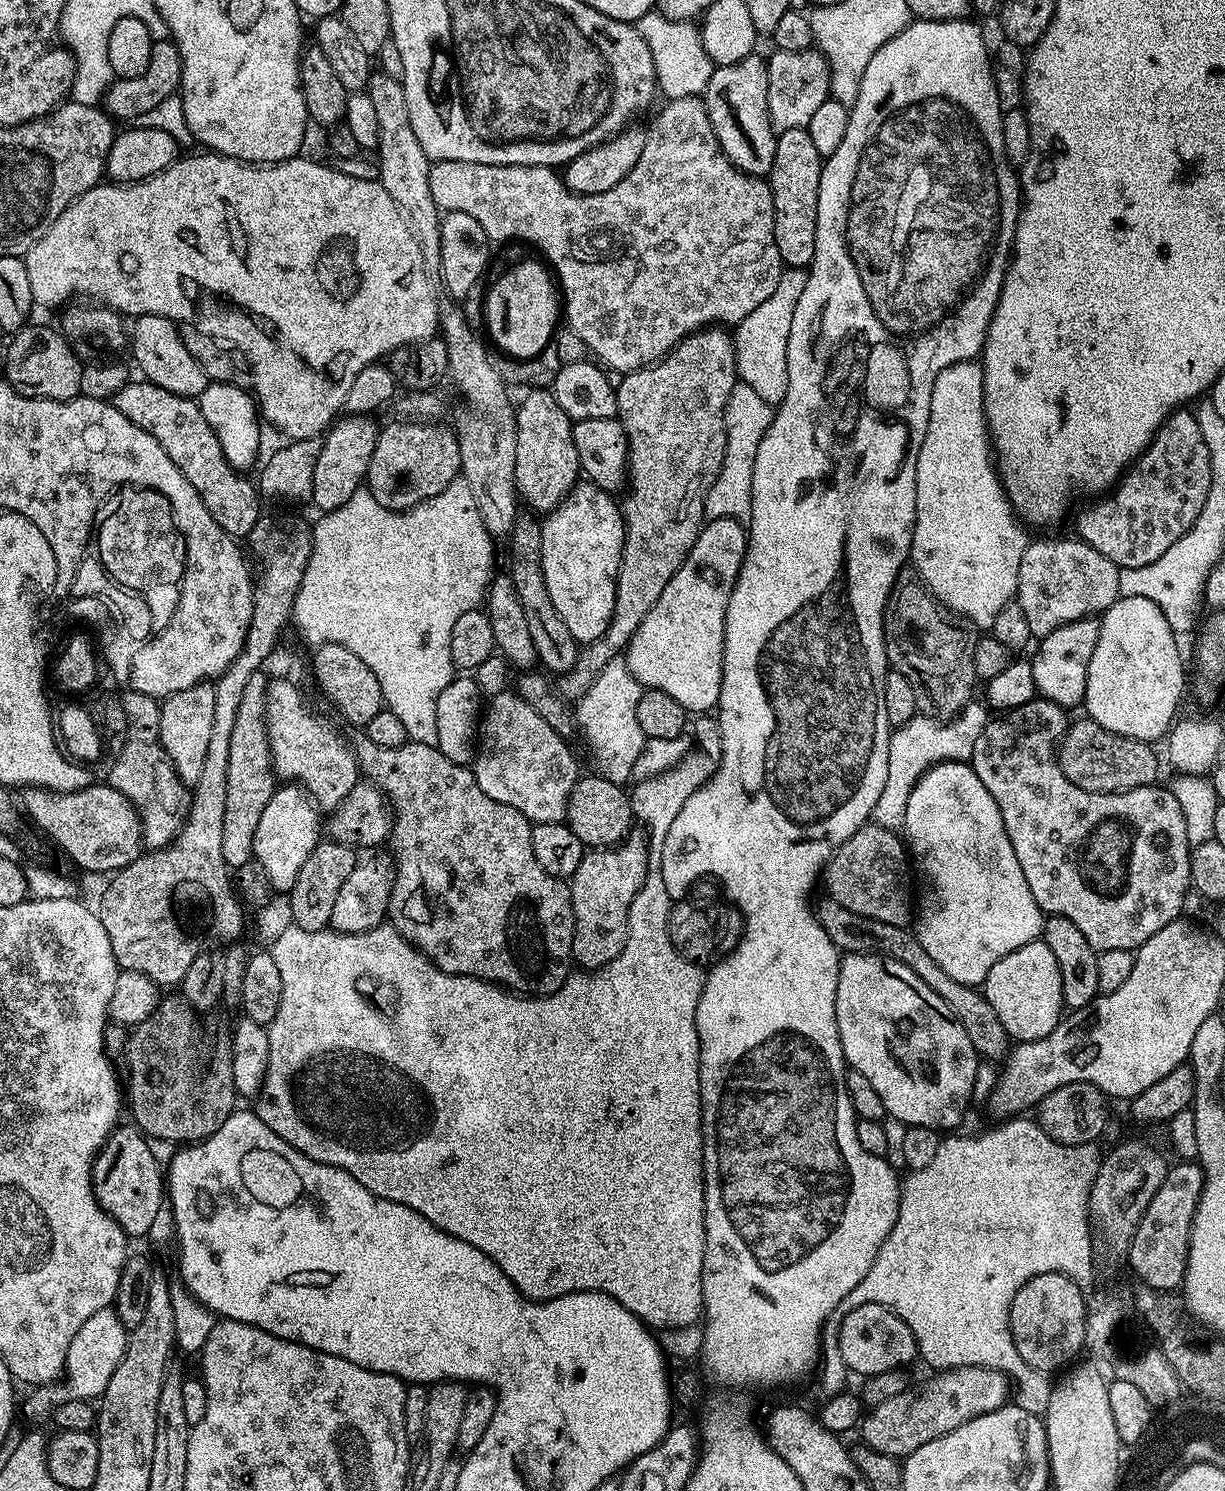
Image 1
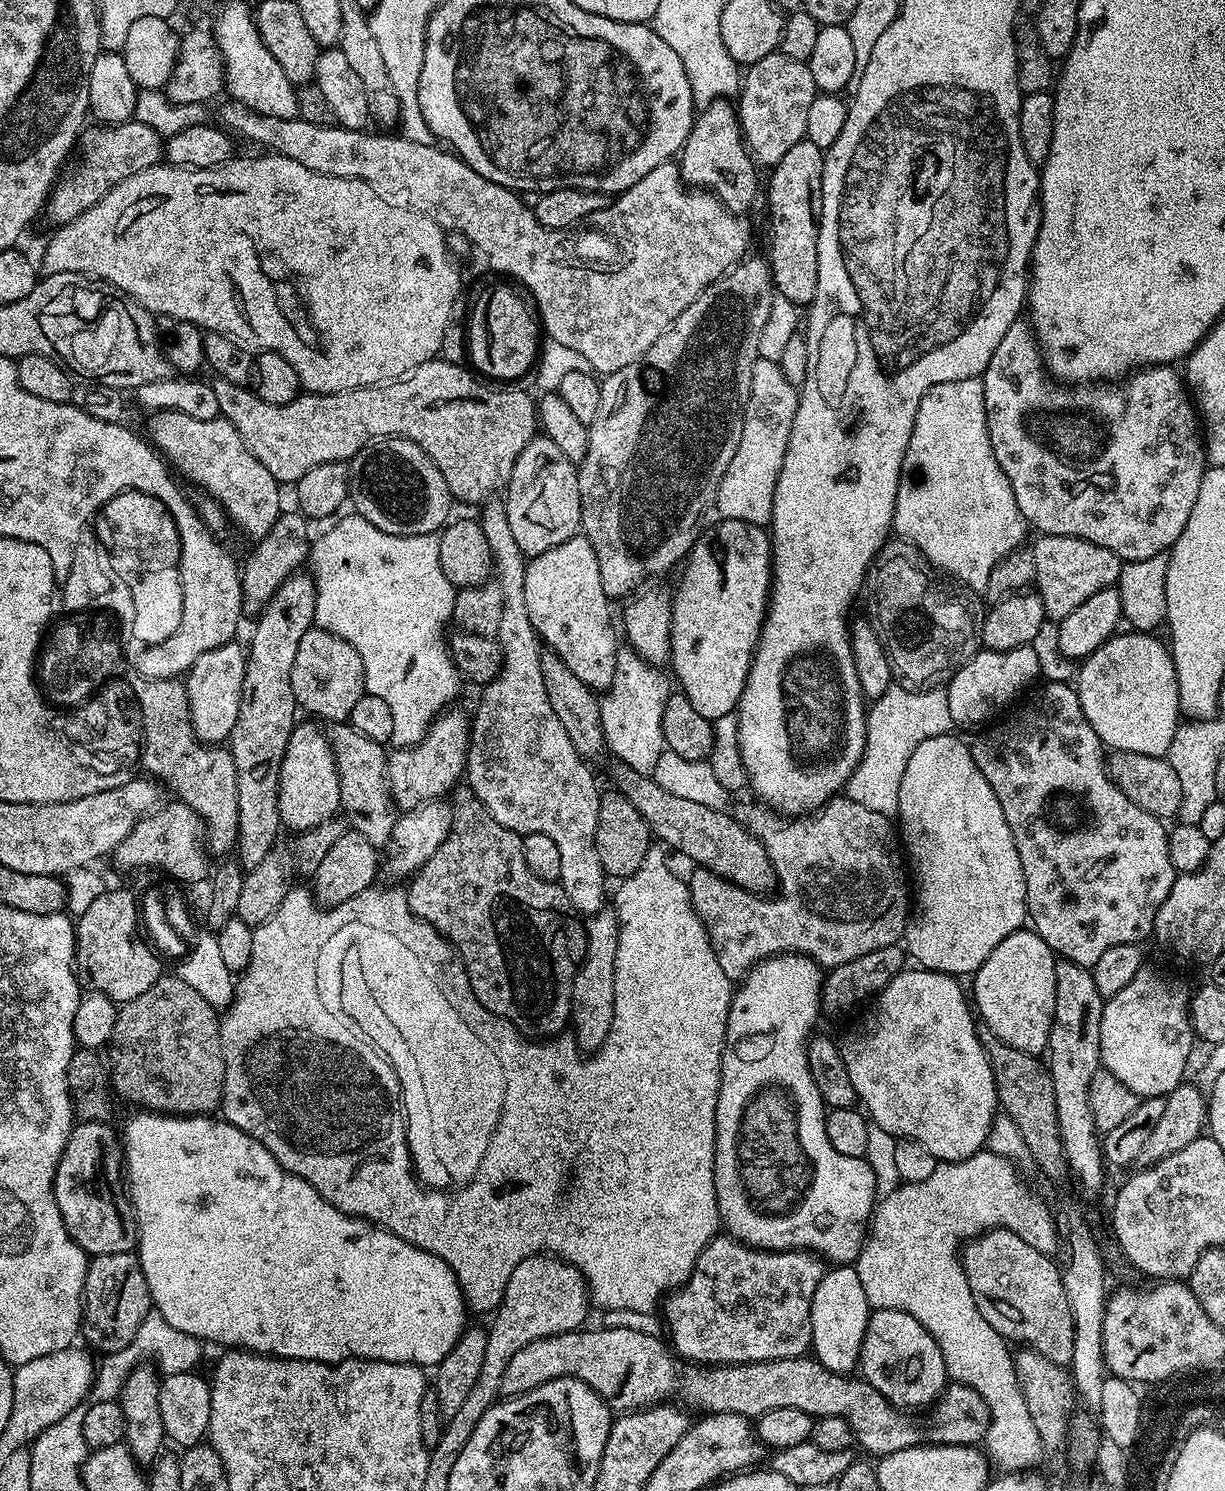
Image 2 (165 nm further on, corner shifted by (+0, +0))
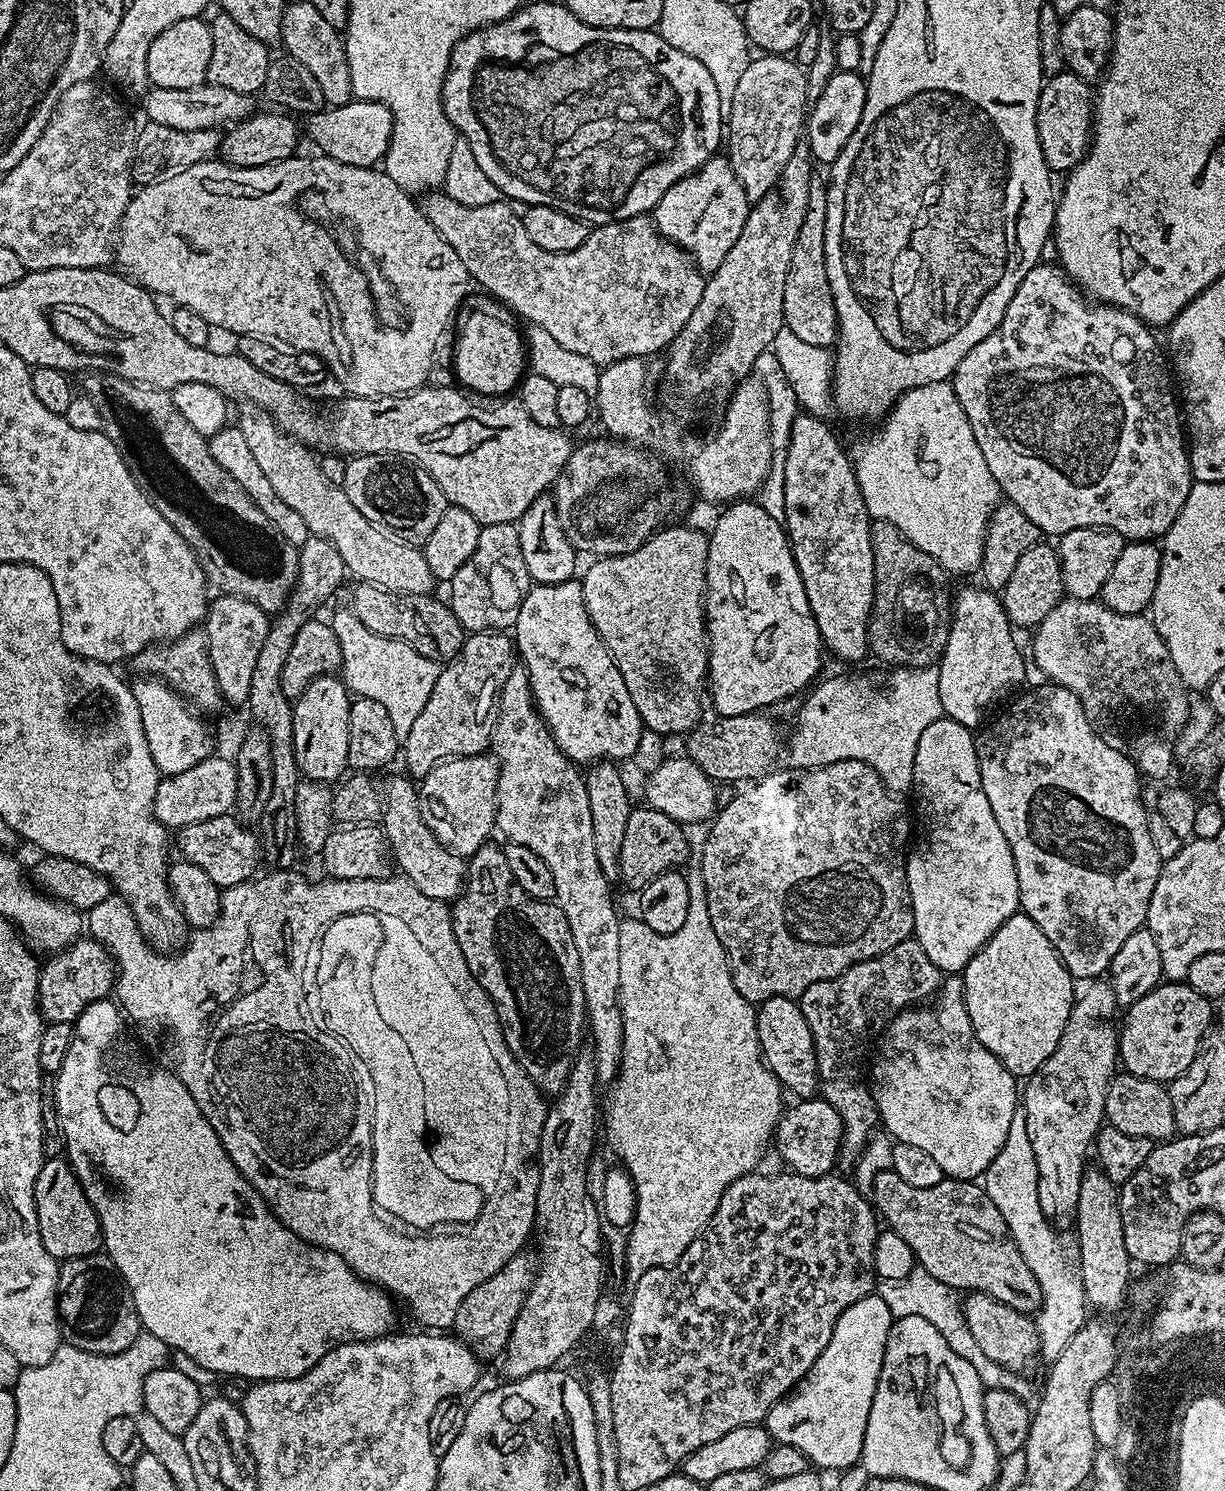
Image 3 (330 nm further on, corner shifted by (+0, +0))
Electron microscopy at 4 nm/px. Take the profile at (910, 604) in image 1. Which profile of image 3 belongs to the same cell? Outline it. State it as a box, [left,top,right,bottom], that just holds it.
[868,520,954,668]

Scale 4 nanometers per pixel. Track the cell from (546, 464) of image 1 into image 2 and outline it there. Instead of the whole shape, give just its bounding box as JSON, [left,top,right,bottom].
[503,434,581,557]

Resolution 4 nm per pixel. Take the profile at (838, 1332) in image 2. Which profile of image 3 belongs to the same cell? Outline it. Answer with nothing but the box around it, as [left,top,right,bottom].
[762,1294,893,1472]

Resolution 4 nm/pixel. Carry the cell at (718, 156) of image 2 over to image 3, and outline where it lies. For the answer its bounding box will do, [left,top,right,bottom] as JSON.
[654,154,749,274]

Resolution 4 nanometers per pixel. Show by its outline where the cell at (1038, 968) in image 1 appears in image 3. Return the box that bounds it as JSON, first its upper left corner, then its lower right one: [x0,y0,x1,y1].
[964,916,1074,1078]

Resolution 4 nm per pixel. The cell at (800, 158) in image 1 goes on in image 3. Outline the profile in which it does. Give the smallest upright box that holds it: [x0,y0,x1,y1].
[782,179,840,349]

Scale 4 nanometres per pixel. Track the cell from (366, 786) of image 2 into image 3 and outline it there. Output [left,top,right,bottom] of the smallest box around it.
[382,775,466,902]

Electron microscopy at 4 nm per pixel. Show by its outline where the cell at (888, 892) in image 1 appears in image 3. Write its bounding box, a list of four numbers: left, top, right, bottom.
[698,760,913,1006]

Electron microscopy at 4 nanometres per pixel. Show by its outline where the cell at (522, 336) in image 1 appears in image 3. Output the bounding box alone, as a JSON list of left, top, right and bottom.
[456,312,526,398]

